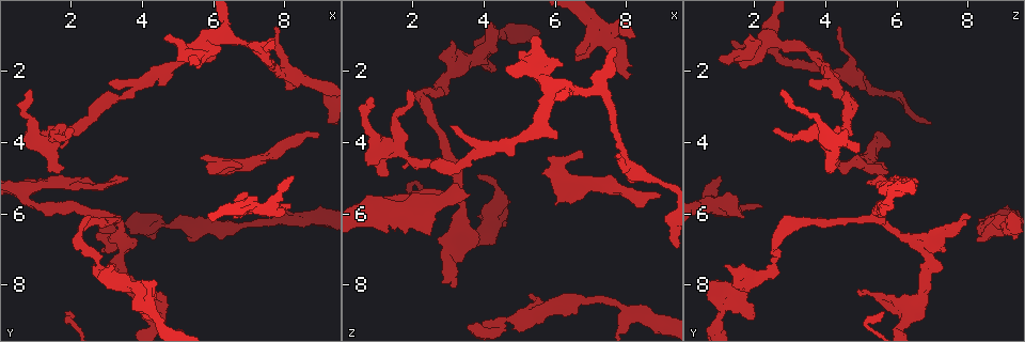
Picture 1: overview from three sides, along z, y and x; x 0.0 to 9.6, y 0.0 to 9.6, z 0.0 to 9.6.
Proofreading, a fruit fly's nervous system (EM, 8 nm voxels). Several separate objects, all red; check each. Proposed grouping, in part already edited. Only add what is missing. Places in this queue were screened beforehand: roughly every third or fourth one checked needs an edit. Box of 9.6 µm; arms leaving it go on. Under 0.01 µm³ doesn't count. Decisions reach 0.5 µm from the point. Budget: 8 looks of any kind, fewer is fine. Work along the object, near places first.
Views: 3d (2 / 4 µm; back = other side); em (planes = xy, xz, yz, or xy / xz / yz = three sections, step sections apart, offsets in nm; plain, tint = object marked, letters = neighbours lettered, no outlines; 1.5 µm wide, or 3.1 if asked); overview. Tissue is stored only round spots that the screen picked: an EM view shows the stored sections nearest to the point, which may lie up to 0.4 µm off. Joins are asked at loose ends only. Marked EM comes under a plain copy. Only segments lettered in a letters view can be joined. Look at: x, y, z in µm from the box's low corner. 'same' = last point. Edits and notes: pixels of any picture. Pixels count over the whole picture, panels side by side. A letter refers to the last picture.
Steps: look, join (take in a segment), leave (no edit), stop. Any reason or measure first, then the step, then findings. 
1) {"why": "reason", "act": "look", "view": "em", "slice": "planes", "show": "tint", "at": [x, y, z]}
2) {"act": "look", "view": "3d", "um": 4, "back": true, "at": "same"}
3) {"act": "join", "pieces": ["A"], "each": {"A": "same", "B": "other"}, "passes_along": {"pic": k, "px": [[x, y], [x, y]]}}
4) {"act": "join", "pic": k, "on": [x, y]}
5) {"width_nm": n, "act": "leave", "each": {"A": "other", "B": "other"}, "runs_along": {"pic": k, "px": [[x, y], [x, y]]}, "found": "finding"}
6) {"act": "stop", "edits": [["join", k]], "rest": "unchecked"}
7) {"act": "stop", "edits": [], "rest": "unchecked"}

{"why": "branch stops here", "act": "look", "view": "em", "slice": "planes", "show": "tint", "at": [4.30, 8.95, 1.95]}

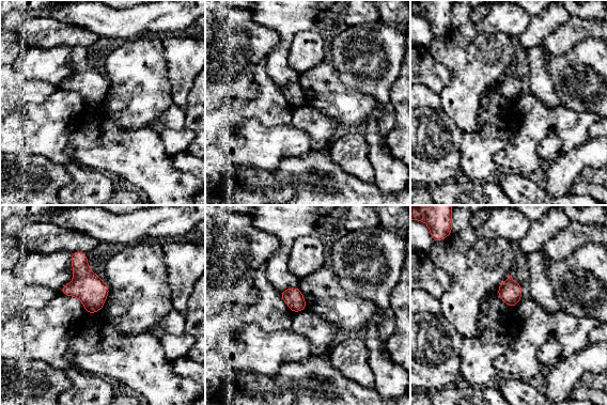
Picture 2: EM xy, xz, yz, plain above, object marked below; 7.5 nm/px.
{"act": "look", "view": "em", "slice": "planes", "show": "letters", "at": "same"}

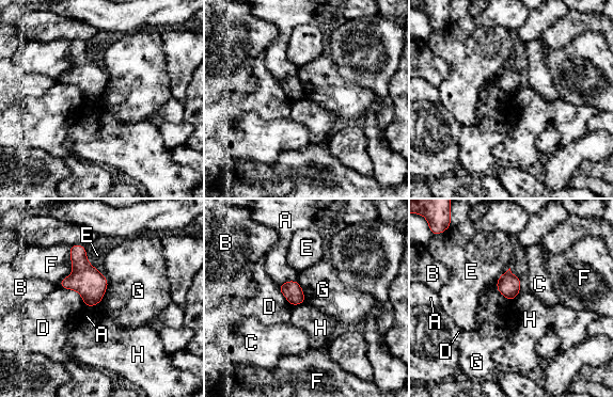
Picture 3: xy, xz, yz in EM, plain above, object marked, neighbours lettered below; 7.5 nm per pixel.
{"act": "leave", "each": {"A": "other", "B": "other", "C": "other", "D": "other", "E": "other", "F": "other", "G": "other", "H": "other"}, "border": {"pic": 3, "px": [[106, 276], [107, 289], [99, 302]]}, "found": "none of them fits"}

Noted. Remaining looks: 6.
{"why": "stops while still wide", "act": "look", "view": "em", "slice": "xz", "step": 4, "show": "tint", "at": [6.55, 6.15, 1.65]}

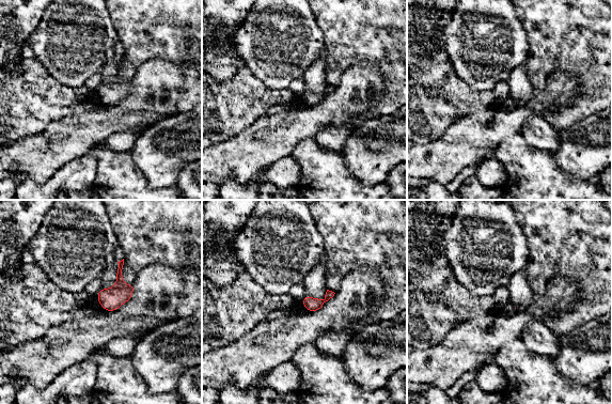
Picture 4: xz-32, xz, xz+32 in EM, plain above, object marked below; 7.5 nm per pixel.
{"why": "cut it another way", "act": "look", "view": "em", "slice": "planes", "show": "letters", "at": "same"}

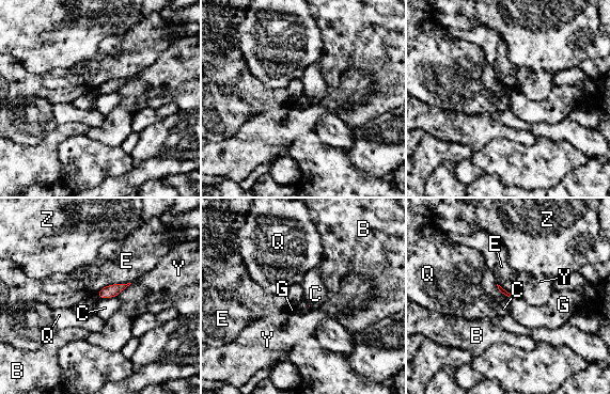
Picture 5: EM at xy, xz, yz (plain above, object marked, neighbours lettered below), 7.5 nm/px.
{"act": "leave", "each": {"B": "other", "C": "other", "E": "other", "G": "other", "Q": "other", "Y": "other", "Z": "other"}, "border": {"pic": 5, "px": [[116, 296], [100, 299]]}, "found": "no lettered segment goes on from it"}

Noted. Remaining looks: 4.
{"why": "thick end", "act": "look", "view": "3d", "um": 4, "at": [5.25, 6.70, 8.25]}

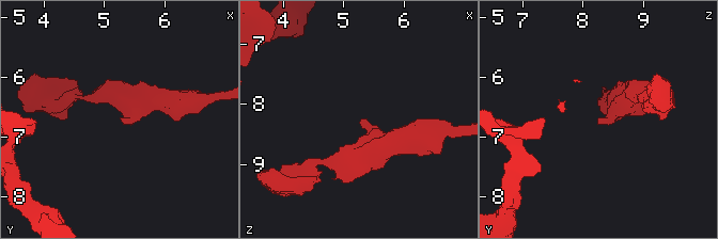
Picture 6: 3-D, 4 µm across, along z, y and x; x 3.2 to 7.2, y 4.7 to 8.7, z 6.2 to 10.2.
{"why": "now the EM", "act": "look", "view": "em", "slice": "planes", "show": "letters", "at": [5.30, 6.70, 8.30]}

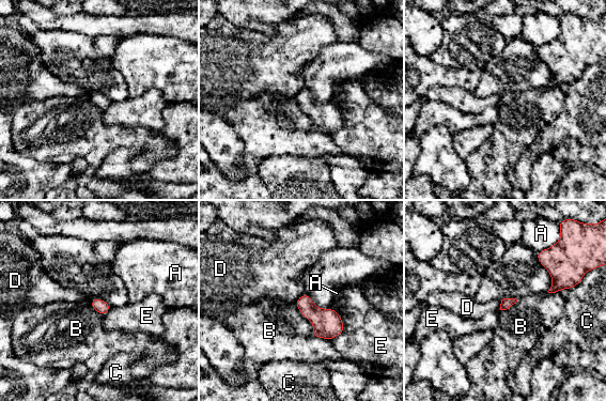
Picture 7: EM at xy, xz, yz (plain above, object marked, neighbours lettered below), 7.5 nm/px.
{"act": "leave", "each": {"A": "other", "B": "other", "C": "other", "D": "other", "E": "other"}, "border": {"pic": 7, "px": [[294, 302], [312, 335], [330, 341]]}, "found": "none of them fits"}

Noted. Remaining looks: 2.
{"why": "branch stops here", "act": "look", "view": "3d", "um": 4, "at": [6.80, 4.65, 4.20]}

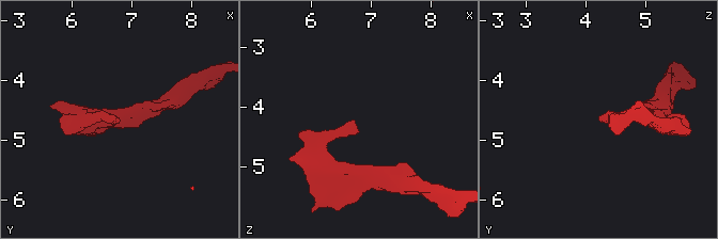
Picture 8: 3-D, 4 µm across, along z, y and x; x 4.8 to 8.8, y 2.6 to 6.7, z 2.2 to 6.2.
{"act": "look", "view": "em", "slice": "planes", "show": "letters", "at": [6.75, 4.70, 4.25]}

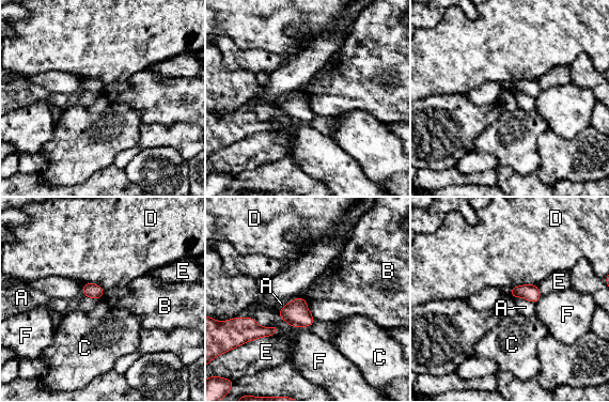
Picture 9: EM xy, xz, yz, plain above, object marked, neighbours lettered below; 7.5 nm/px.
{"width_nm": 120, "act": "leave", "each": {"A": "other", "B": "other", "C": "other", "D": "other", "E": "other", "F": "other"}, "border": {"pic": 9, "px": [[514, 297], [522, 297], [534, 304]]}, "found": "no lettered segment goes on from it"}

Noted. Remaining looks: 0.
{"act": "stop", "edits": [], "rest": "unchecked"}

